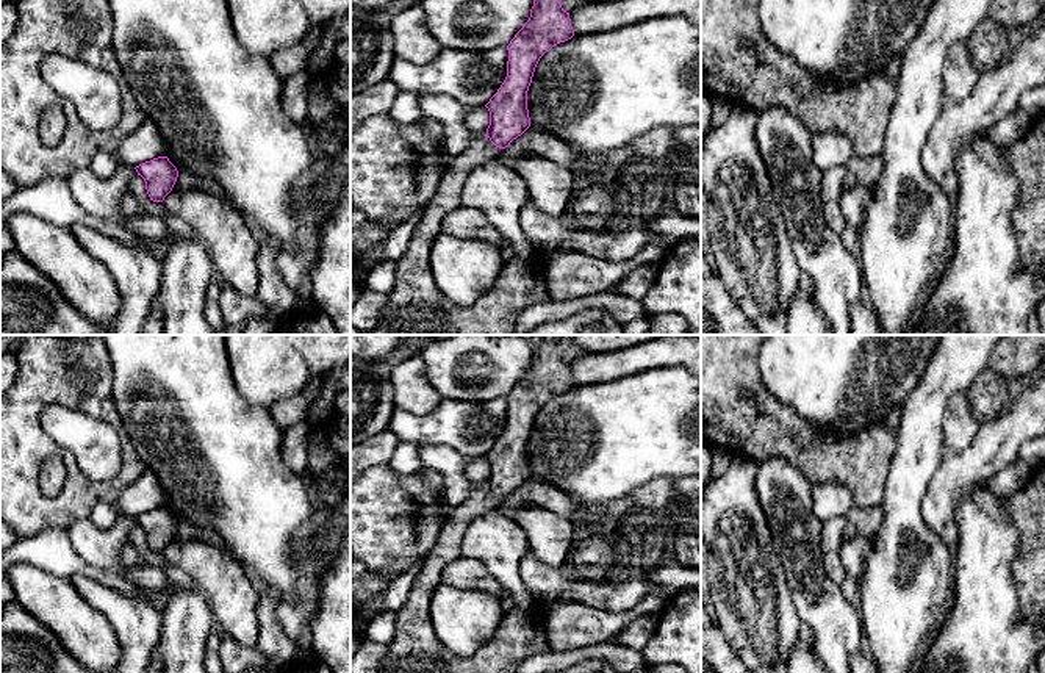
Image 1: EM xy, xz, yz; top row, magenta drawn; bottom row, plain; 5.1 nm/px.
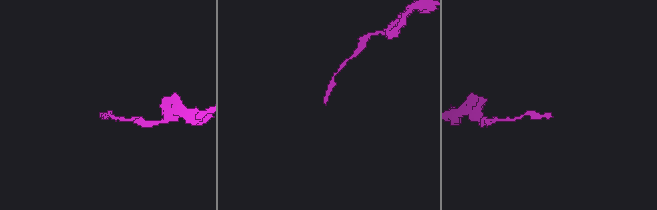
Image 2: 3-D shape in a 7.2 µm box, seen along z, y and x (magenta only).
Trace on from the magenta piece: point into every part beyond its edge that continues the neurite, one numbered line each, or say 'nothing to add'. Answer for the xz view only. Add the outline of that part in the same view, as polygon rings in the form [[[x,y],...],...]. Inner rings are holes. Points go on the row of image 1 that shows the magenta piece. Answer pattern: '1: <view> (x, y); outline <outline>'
1: xz (416, 305); outline [[[487,133],[474,136],[468,147],[444,169],[436,193],[424,207],[404,255],[394,261],[394,288],[386,296],[380,321],[364,335],[515,335],[518,316],[530,305],[549,301],[544,279],[548,252],[537,250],[529,258],[505,261],[493,286],[471,307],[455,305],[436,286],[430,268],[432,246],[441,233],[446,216],[460,207],[461,189],[469,172],[501,155]]]

